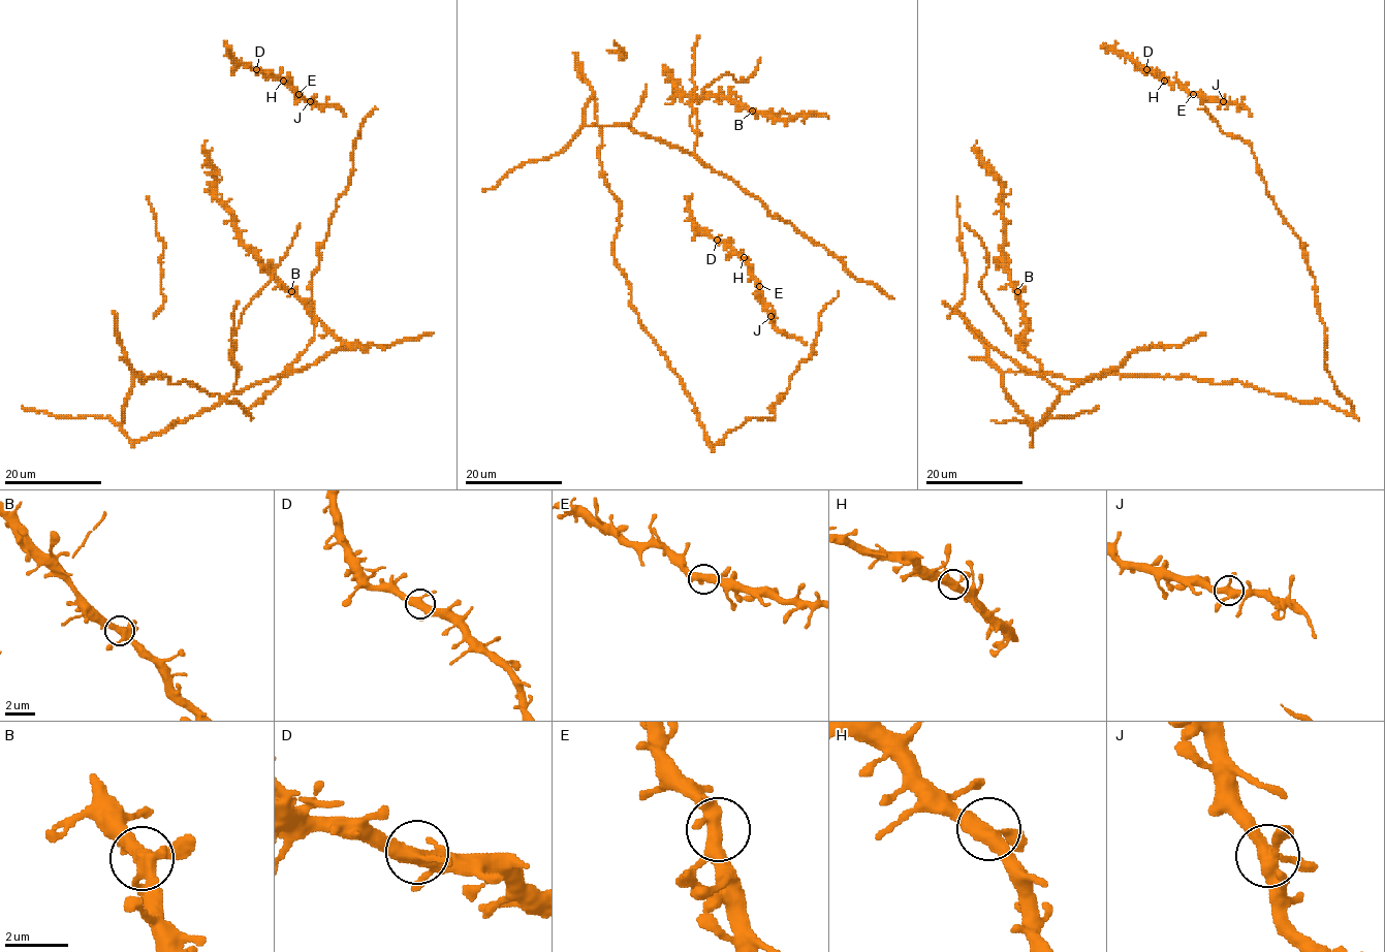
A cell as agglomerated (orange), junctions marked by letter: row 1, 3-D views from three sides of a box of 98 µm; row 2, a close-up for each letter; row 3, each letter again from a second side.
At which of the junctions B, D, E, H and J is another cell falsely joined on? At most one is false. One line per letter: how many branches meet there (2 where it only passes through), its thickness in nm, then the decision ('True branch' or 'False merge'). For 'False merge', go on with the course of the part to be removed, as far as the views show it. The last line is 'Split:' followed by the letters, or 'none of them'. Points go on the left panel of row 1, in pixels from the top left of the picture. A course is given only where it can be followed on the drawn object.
B: Branches: 4. Thickness 400 nm. True branch
D: Branches: 4. Thickness 400 nm. True branch
E: Branches: 4. Thickness 400 nm. True branch
H: Branches: 4. Thickness 400 nm. True branch
J: Branches: 4. Thickness 360 nm. True branch
Split: none of them

